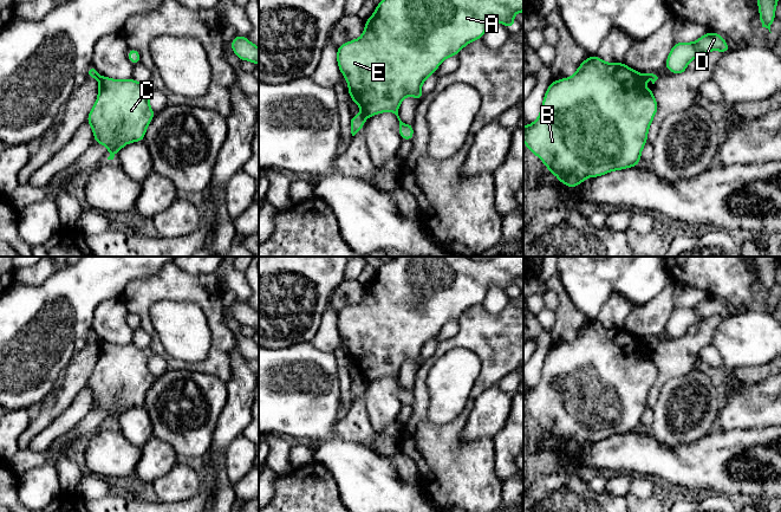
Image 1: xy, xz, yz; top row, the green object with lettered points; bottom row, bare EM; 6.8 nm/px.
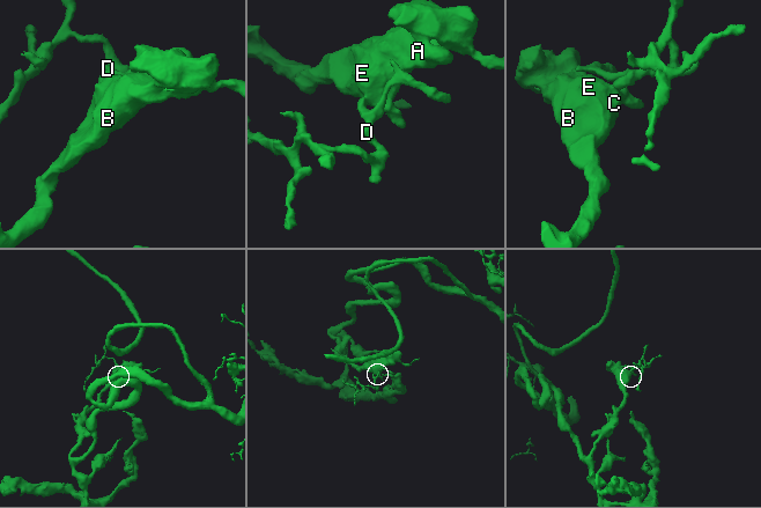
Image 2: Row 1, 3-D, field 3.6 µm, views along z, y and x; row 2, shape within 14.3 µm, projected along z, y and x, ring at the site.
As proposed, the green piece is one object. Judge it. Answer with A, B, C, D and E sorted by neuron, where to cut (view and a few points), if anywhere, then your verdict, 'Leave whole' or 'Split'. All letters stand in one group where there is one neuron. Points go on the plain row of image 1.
Groups: A B C E / D. Split along xz (362, 378), (365, 382). Split

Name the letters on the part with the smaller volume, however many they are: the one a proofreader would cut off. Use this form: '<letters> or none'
D

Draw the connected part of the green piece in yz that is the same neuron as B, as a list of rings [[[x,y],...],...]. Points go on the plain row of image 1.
[[[595,319],[585,324],[572,342],[552,345],[541,376],[534,388],[523,391],[526,413],[535,419],[559,446],[571,453],[586,442],[597,442],[610,436],[640,429],[640,419],[647,407],[647,396],[658,369],[651,354],[644,354],[646,342],[624,328],[605,328]]]

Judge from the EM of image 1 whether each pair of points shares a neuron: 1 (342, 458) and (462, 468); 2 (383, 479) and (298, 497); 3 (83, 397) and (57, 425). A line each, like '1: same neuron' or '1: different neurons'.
1: different neurons
2: different neurons
3: same neuron

